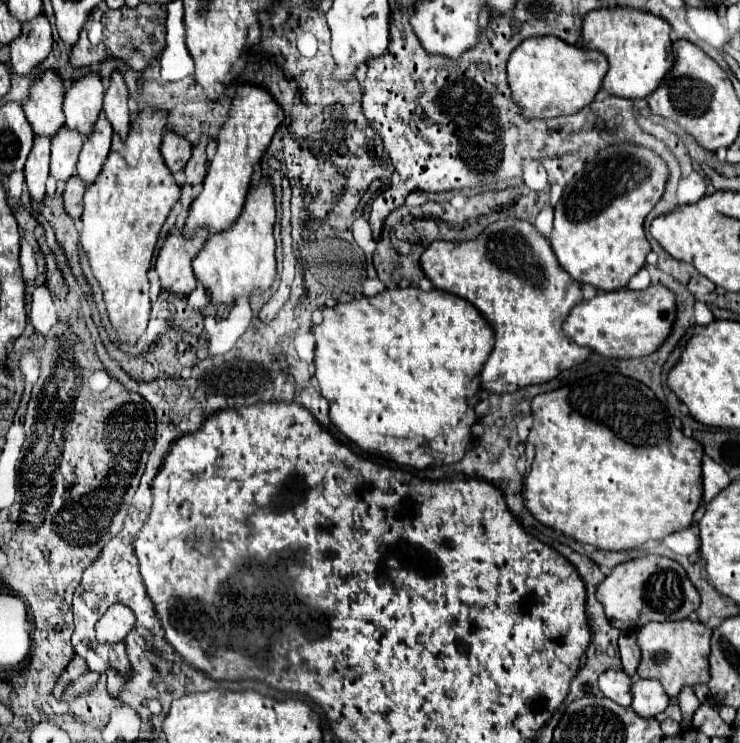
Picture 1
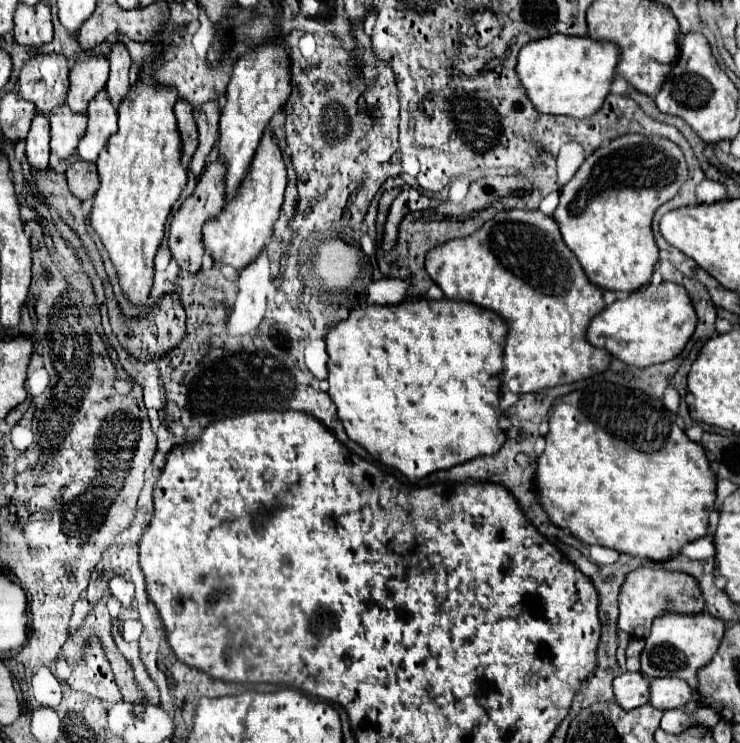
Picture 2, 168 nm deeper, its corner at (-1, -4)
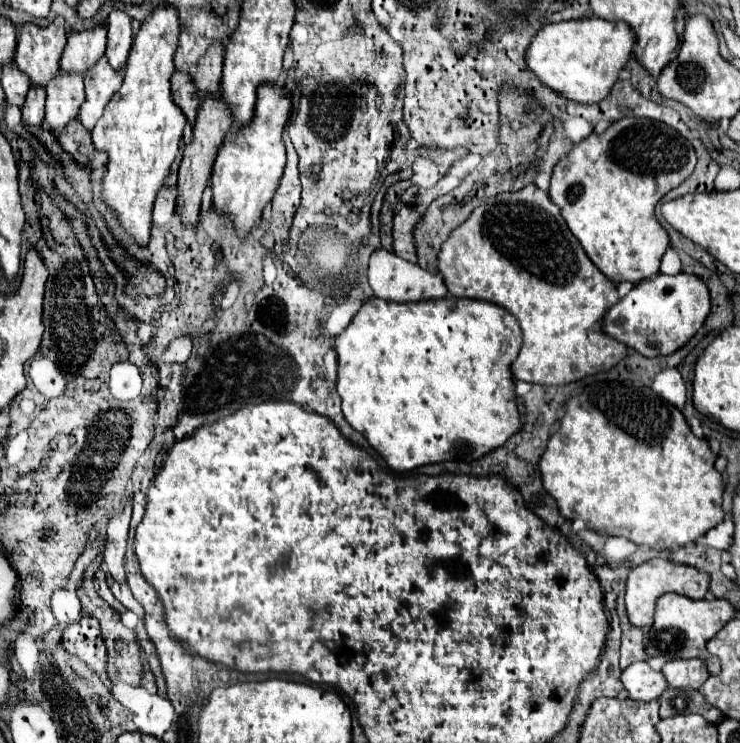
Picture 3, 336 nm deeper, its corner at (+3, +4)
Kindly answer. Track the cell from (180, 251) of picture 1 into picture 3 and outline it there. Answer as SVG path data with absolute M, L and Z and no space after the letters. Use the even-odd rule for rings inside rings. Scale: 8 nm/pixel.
M221 99L203 101L197 111L197 123L193 127L193 139L185 147L185 155L179 167L179 179L177 179L177 203L175 213L181 217L181 223L185 227L195 227L199 221L199 207L201 207L201 195L207 187L207 179L211 173L211 161L215 159L219 147L225 141L225 135L231 129L231 117L227 117L227 109L223 109Z

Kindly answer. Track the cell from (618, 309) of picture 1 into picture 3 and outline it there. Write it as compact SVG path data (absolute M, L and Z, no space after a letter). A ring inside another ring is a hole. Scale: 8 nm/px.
M657 275L637 283L619 303L615 303L601 321L603 333L625 343L629 349L645 355L659 357L671 355L683 347L703 325L709 309L709 293L703 281L695 275Z

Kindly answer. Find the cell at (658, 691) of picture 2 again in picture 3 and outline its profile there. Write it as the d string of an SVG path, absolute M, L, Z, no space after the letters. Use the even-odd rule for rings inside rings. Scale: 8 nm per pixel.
M701 659L691 661L669 661L661 673L671 689L699 689L707 679L707 669Z

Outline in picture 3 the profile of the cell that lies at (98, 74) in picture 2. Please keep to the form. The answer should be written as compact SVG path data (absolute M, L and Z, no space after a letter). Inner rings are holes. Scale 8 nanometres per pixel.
M97 25L95 29L89 29L83 33L69 33L67 45L59 63L61 69L65 73L85 75L105 55L105 39L107 39L105 25Z

